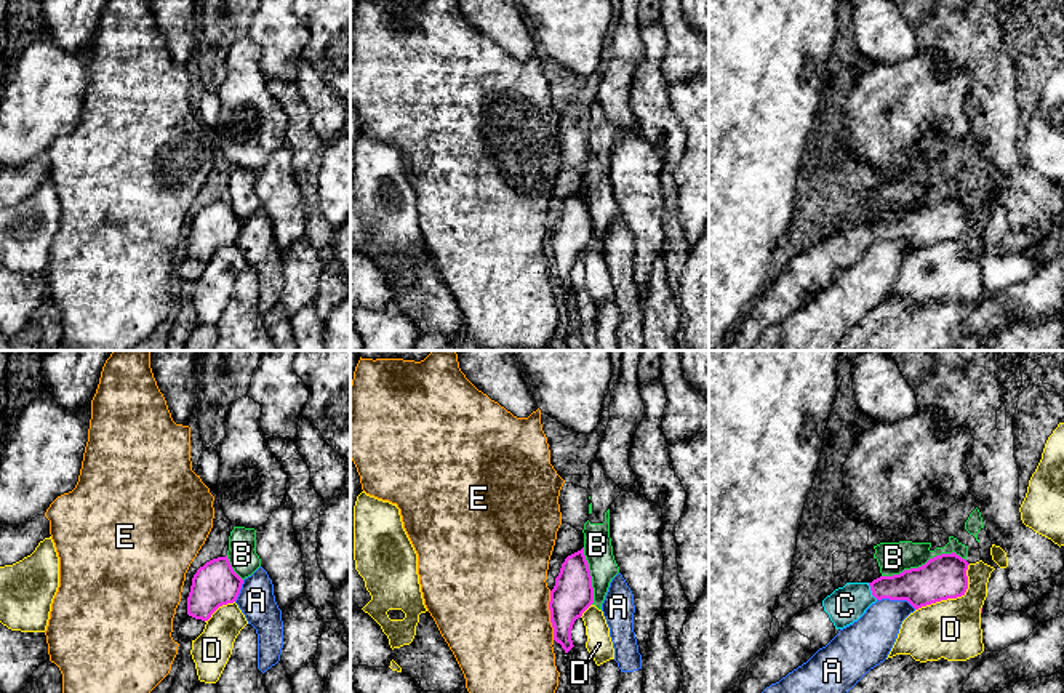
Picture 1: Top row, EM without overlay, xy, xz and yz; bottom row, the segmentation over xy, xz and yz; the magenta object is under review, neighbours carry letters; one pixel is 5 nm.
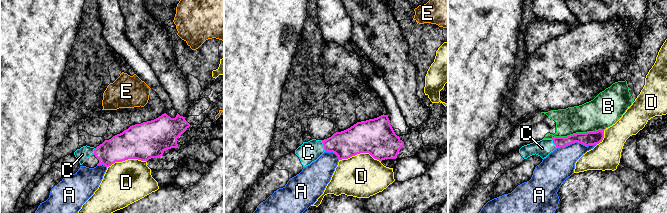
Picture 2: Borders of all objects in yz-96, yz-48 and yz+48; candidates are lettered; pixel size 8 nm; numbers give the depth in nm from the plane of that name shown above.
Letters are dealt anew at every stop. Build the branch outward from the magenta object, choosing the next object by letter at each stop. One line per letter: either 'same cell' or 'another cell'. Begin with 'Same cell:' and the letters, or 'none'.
Same cell: C
A: another cell
B: another cell
C: same cell
D: another cell
E: another cell

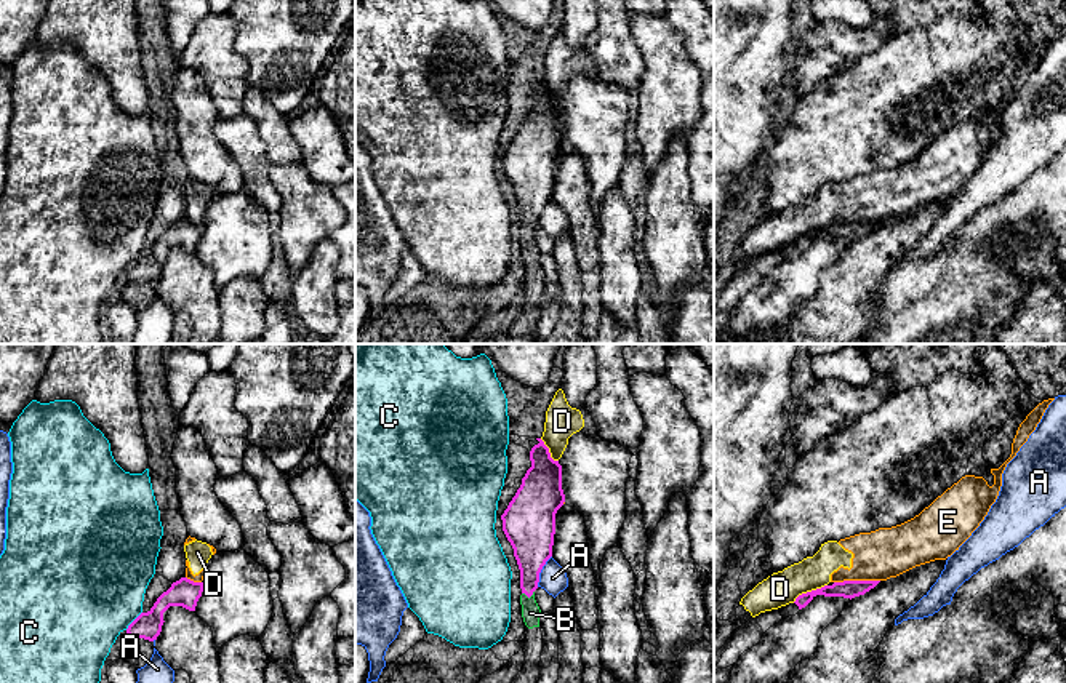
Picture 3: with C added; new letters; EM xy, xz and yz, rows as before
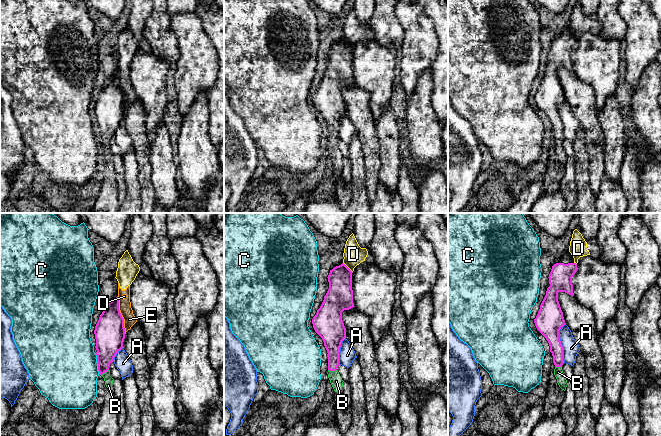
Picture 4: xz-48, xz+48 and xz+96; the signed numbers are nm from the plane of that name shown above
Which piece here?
Same cell: B
A: another cell
B: same cell
C: another cell
D: another cell
E: another cell

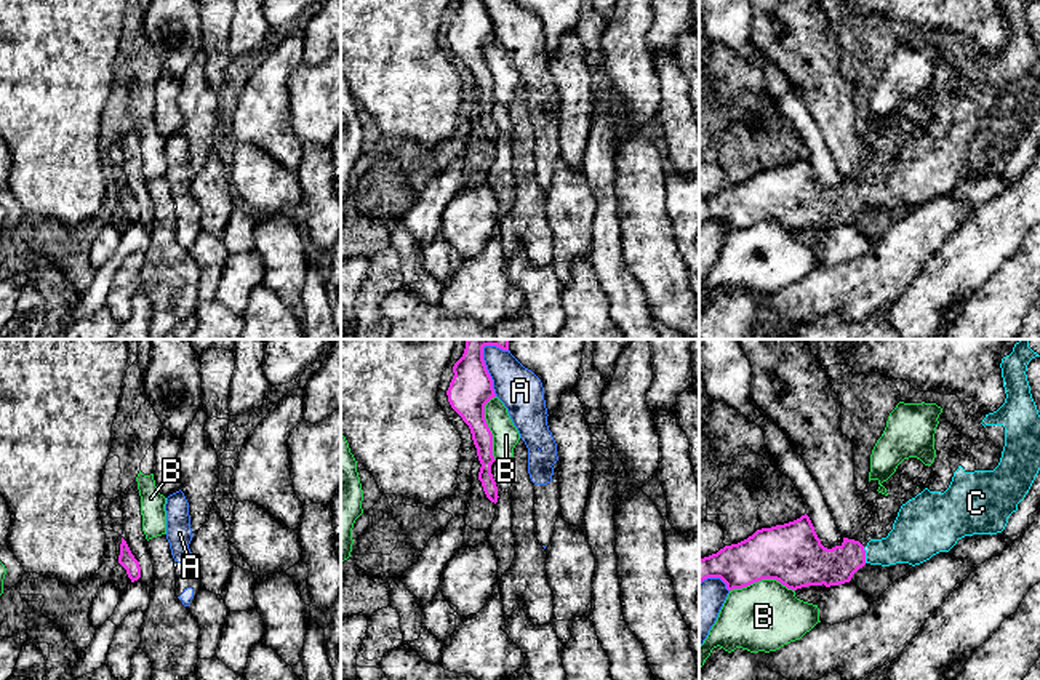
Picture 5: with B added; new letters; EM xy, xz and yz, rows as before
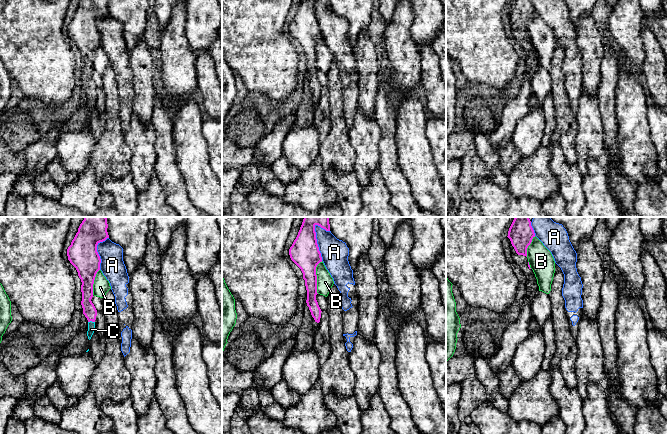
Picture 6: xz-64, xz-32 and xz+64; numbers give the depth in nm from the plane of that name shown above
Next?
Same cell: C
A: another cell
B: another cell
C: same cell

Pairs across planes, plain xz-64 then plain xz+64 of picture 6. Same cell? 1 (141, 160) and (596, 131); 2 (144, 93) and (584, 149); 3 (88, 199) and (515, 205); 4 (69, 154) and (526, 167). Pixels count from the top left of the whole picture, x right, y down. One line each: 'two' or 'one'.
1: one
2: two
3: two
4: two

